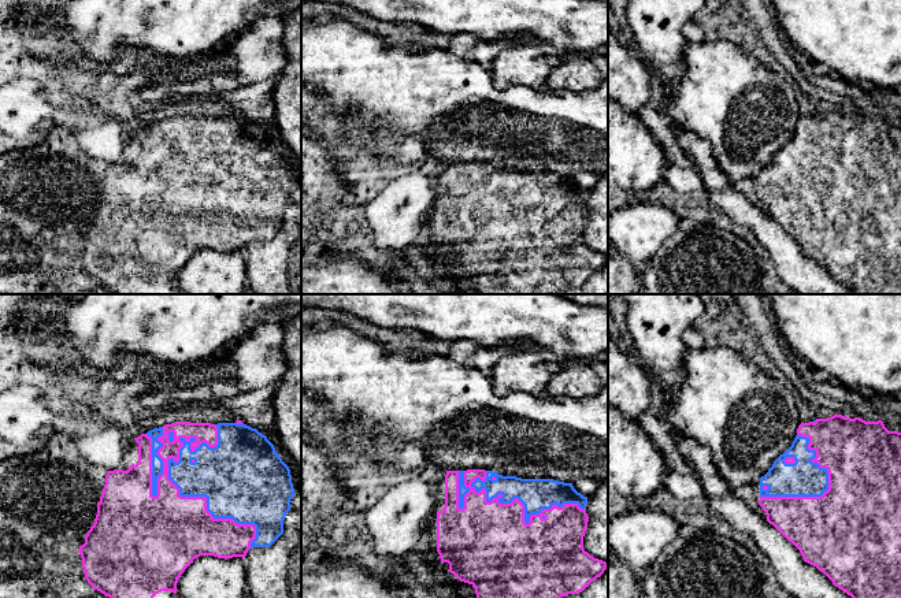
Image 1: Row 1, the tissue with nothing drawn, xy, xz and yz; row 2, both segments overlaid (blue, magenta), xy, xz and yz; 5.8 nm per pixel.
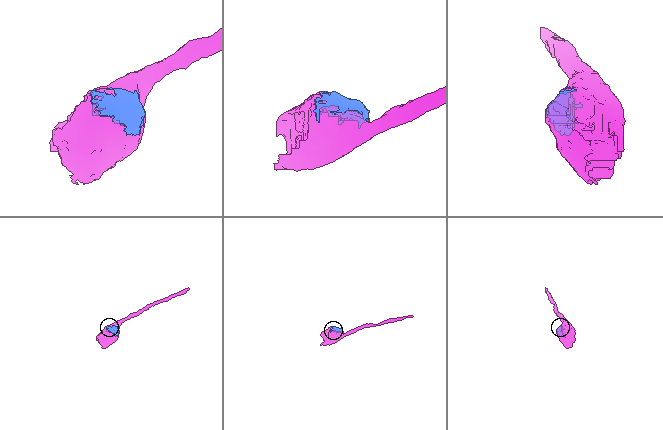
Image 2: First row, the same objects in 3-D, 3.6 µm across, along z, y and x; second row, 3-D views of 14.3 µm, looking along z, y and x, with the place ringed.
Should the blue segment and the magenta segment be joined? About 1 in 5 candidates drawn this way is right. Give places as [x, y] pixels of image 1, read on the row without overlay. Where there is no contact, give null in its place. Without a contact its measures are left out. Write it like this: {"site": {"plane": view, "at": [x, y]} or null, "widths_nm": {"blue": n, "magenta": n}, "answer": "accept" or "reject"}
{"site": {"plane": "xz", "at": [504, 196]}, "widths_nm": {"blue": 190, "magenta": 480}, "answer": "accept"}

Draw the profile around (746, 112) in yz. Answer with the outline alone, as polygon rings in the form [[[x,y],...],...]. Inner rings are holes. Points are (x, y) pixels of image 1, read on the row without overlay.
[[[724,40],[687,42],[682,57],[686,70],[670,89],[668,116],[709,144],[730,181],[756,177],[797,129],[801,108],[793,78],[768,70]]]

